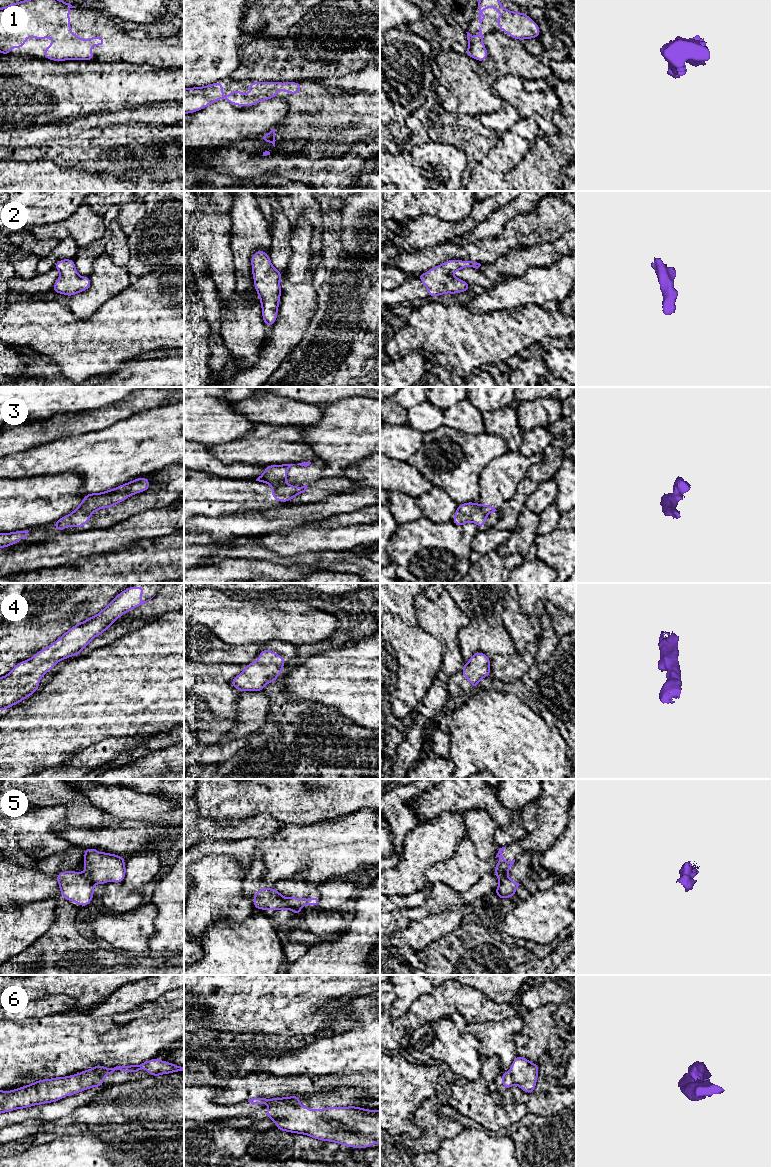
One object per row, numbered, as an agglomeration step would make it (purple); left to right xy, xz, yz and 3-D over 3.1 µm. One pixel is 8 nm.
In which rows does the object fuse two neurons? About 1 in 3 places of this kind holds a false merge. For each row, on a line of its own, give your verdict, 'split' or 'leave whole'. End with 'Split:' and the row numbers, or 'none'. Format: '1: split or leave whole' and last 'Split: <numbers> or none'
1: leave whole
2: leave whole
3: split
4: leave whole
5: split
6: leave whole
Split: 3, 5

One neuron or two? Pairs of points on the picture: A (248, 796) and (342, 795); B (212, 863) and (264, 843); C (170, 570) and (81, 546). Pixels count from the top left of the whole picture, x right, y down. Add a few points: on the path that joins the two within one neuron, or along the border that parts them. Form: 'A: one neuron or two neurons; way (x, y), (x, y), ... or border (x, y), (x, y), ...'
A: one neuron; way (271, 795), (319, 795)
B: two neurons; border (208, 855), (232, 855), (245, 872)
C: two neurons; border (126, 546), (80, 558)

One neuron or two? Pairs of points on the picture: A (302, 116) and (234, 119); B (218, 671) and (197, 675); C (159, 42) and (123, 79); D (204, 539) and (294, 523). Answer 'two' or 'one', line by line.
A: two
B: one
C: two
D: one

